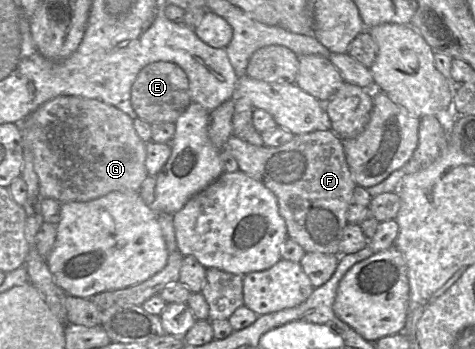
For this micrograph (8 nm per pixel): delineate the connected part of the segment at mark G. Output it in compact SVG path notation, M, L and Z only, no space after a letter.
M58 96L38 107L20 126L22 137L33 153L42 196L64 203L90 201L112 191L139 192L148 176L146 143L138 136L133 121L115 106L81 96Z

